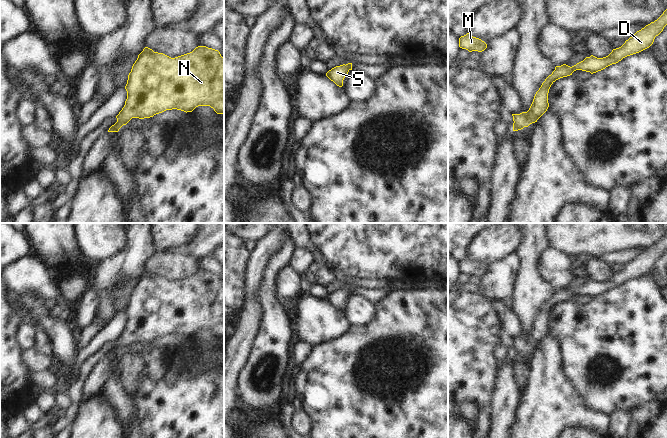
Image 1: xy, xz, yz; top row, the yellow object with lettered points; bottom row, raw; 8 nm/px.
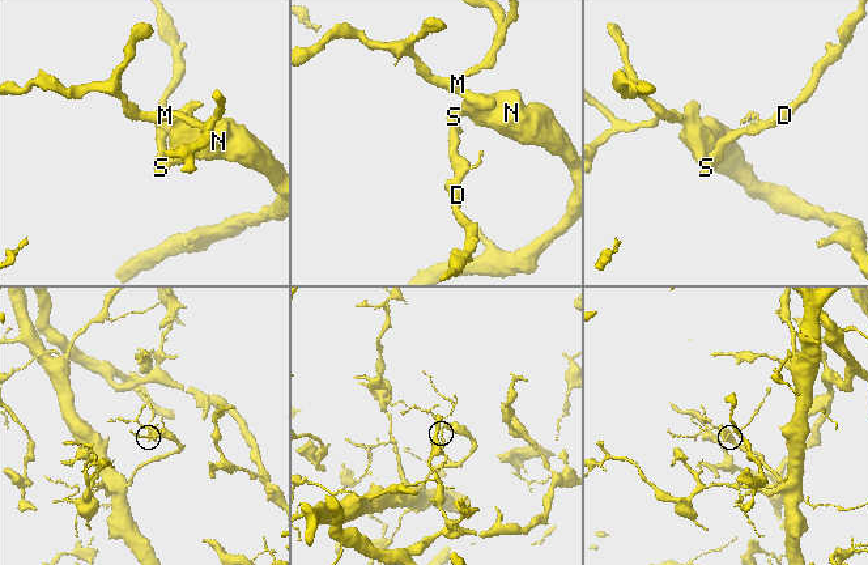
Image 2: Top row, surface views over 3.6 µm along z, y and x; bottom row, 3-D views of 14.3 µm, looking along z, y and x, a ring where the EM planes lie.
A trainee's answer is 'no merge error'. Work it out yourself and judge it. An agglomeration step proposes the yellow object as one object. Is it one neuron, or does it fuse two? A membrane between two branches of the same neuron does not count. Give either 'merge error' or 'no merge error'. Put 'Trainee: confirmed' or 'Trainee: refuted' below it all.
no merge error
Trainee: confirmed

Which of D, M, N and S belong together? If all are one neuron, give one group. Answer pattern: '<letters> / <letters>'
D M N S

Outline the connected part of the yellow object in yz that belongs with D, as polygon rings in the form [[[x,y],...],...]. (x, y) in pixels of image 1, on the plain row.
[[[667,233],[657,244],[637,255],[632,261],[626,264],[621,271],[613,273],[608,280],[597,282],[591,279],[572,291],[566,288],[556,290],[552,298],[545,303],[539,314],[536,316],[529,334],[520,338],[512,338],[514,345],[513,355],[521,354],[524,351],[528,351],[530,348],[537,346],[537,344],[547,335],[549,331],[549,313],[556,304],[570,300],[576,294],[582,294],[593,298],[612,288],[618,287],[627,280],[643,275],[653,268],[655,261],[663,255],[666,249]]]

